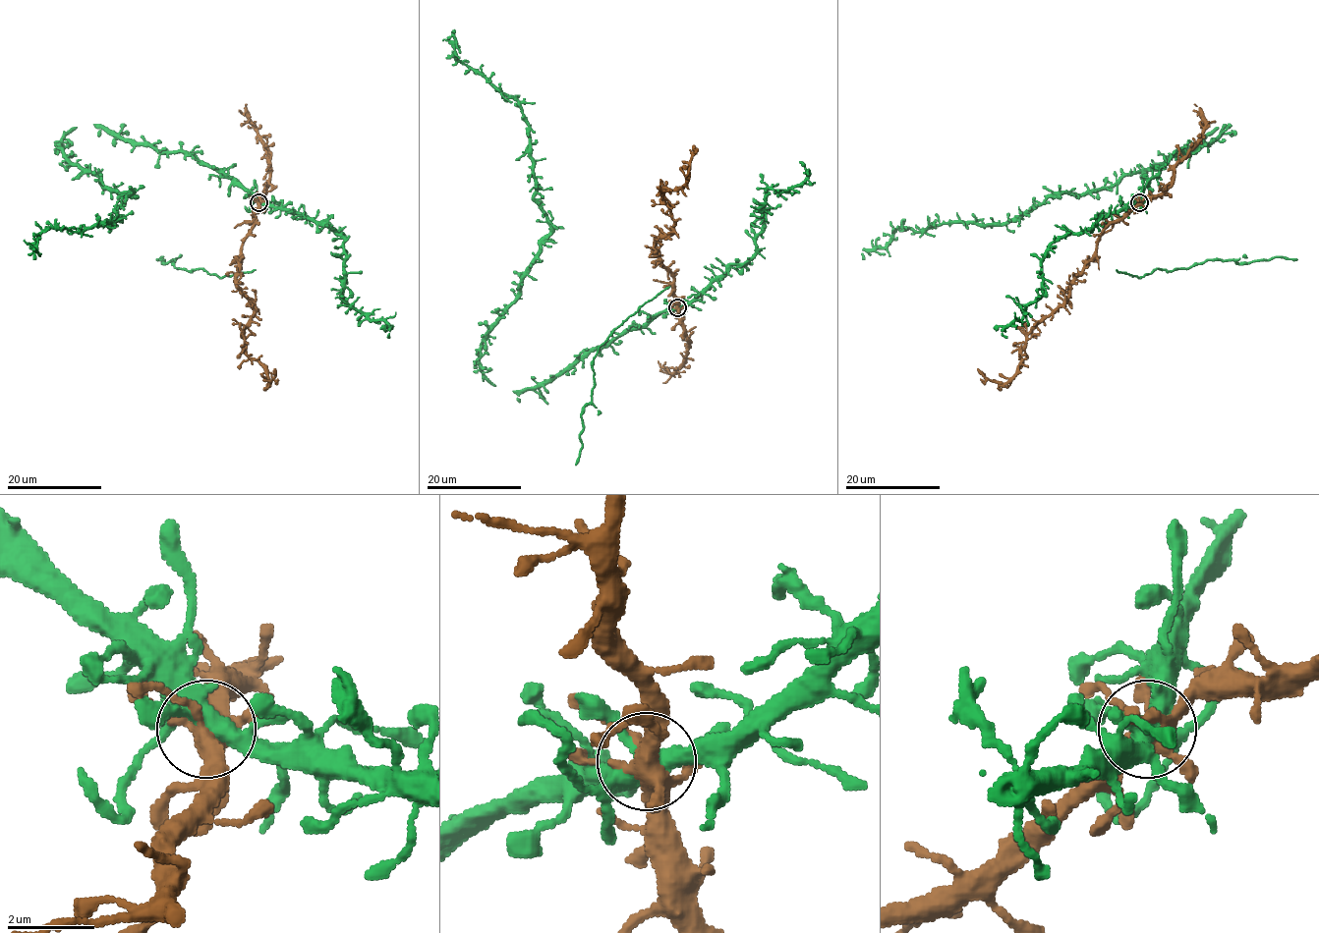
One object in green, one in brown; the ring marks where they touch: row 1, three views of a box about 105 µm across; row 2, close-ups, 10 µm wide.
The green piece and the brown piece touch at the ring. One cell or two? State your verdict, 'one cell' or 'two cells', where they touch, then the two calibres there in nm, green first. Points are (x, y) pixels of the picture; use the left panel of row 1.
one cell; place (258, 202); calibres 400 and 420 nm

